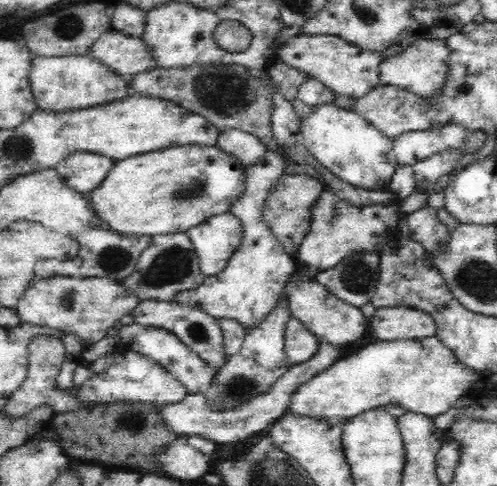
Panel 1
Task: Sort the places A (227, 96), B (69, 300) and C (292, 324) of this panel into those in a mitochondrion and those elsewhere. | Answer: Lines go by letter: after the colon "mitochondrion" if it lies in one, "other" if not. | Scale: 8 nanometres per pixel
A: mitochondrion
B: mitochondrion
C: other

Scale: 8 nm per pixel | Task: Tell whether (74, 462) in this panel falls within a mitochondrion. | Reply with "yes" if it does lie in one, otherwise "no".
no

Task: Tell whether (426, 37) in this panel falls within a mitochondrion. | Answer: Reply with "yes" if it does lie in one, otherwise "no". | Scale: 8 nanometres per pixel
no

